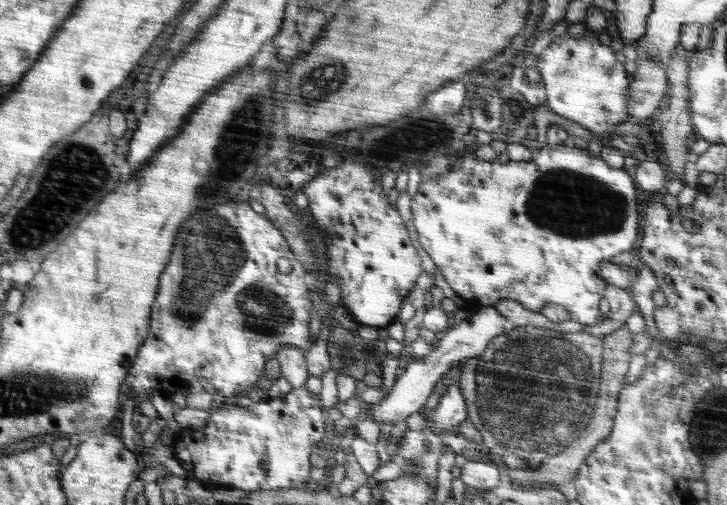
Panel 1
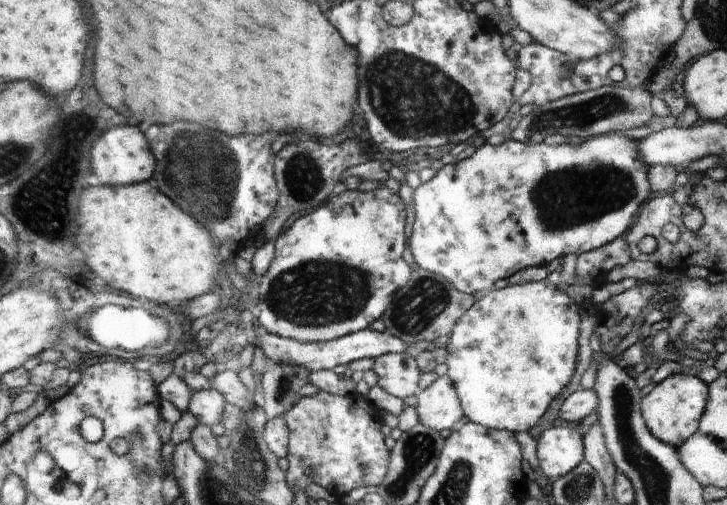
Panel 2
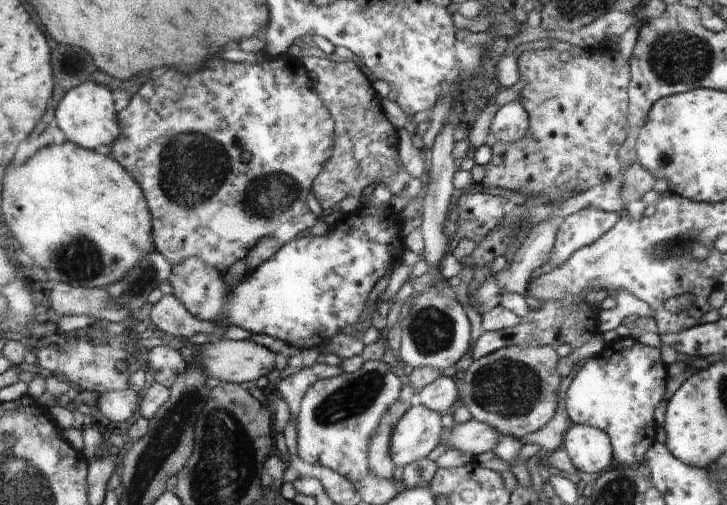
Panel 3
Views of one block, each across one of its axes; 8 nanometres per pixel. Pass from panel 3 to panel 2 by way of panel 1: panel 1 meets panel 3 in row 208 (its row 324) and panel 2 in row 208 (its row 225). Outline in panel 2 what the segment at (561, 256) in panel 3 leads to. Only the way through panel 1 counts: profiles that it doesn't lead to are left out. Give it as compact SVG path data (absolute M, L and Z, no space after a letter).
M621 132L607 133L606 135L595 136L585 139L582 144L572 146L567 144L548 145L546 143L525 144L509 139L500 145L485 143L476 149L468 158L456 163L449 163L440 168L434 178L422 183L413 192L414 224L413 231L408 237L408 245L414 256L416 264L420 268L443 276L458 292L475 294L480 290L494 289L494 282L512 276L522 268L533 266L546 266L554 258L568 256L568 254L582 254L583 252L600 248L615 238L623 236L634 223L634 214L638 208L647 202L651 188L648 182L648 164L642 162L640 149L635 147L638 140L626 138Z

